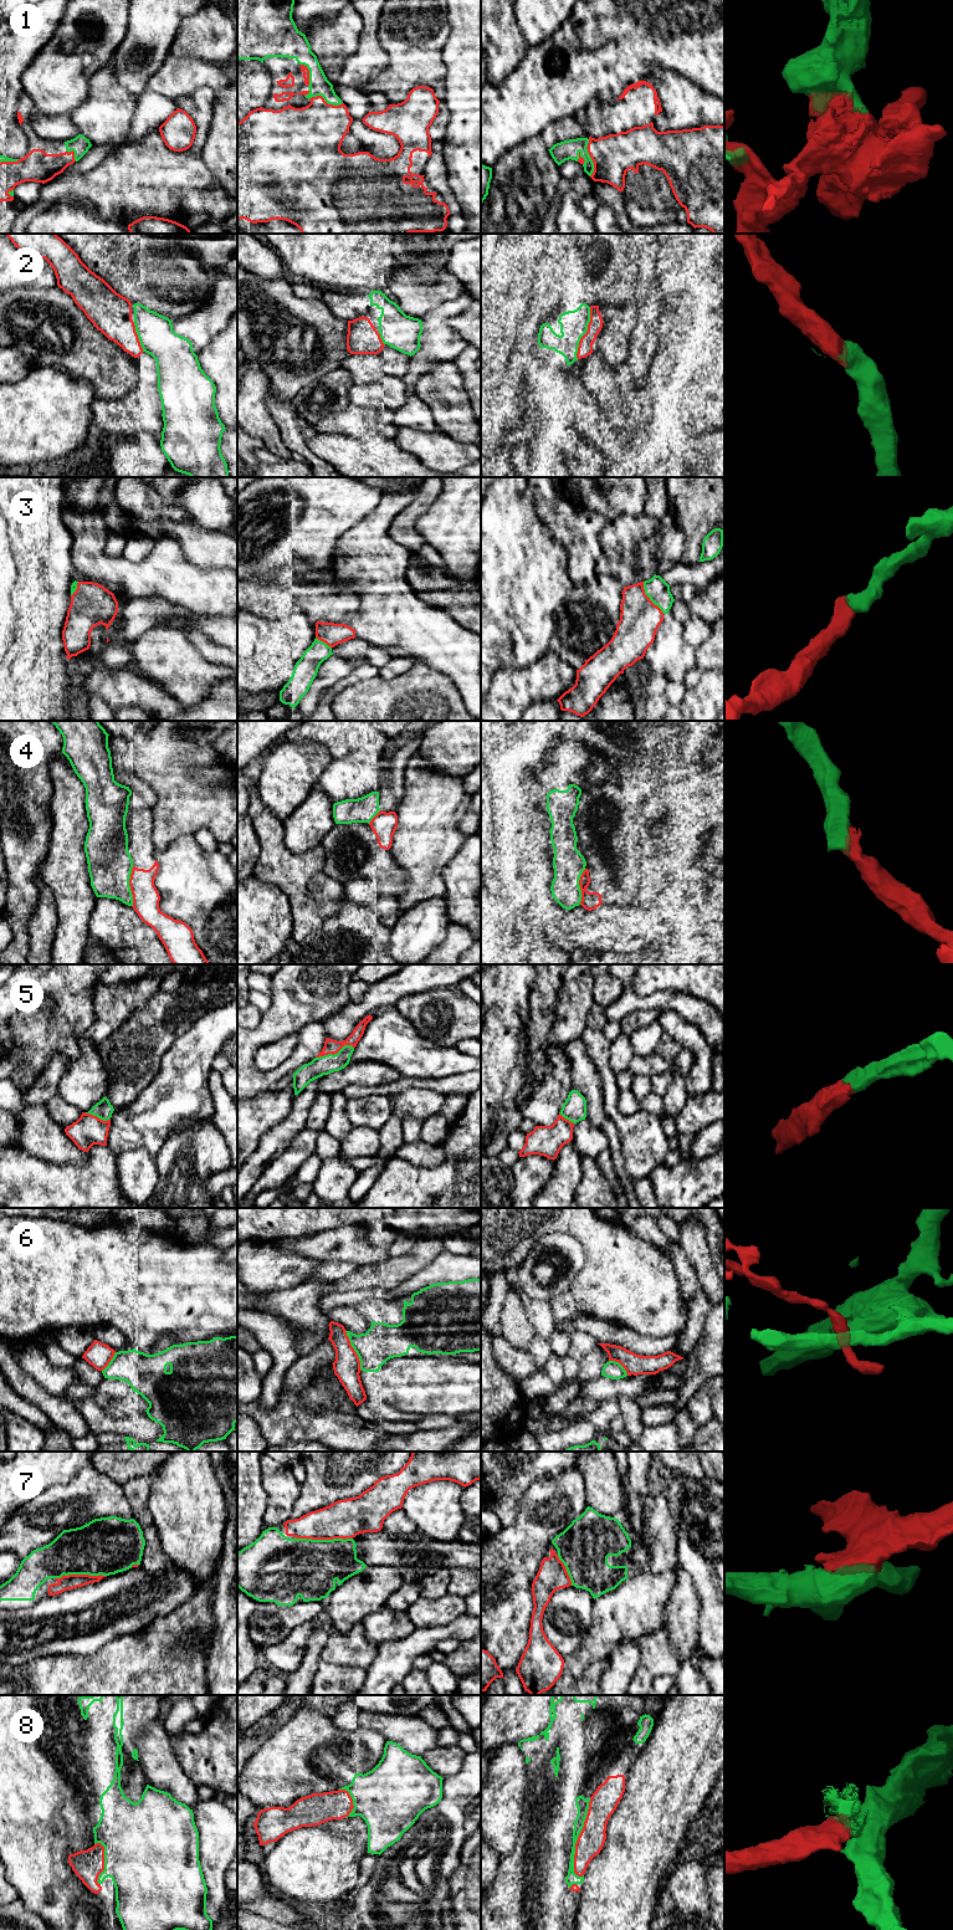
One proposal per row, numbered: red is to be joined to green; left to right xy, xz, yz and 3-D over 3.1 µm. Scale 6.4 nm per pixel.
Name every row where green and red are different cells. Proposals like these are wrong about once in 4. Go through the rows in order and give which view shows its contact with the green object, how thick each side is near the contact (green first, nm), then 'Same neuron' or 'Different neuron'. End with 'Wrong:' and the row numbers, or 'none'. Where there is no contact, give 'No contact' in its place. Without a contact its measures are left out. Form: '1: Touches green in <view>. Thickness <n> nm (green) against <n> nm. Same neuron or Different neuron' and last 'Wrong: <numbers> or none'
1: Touches green in yz. Thickness 130 nm (green) against 280 nm. Same neuron
2: Touches green in yz. Thickness 180 nm (green) against 100 nm. Same neuron
3: Touches green in yz. Thickness 150 nm (green) against 260 nm. Same neuron
4: Touches green in xy. Thickness 280 nm (green) against 180 nm. Same neuron
5: Touches green in xz. Thickness 130 nm (green) against 100 nm. Same neuron
6: Touches green in xz. Thickness 240 nm (green) against 180 nm. Different neuron
7: Touches green in xz. Thickness 380 nm (green) against 260 nm. Same neuron
8: Touches green in yz. Thickness 90 nm (green) against 170 nm. Same neuron
Wrong: 6

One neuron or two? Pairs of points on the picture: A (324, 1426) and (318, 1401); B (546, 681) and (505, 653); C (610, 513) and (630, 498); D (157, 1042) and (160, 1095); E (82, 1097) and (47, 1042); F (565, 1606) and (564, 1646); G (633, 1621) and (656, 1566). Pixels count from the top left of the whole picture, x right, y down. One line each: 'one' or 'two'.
A: two
B: two
C: one
D: two
E: two
F: one
G: two

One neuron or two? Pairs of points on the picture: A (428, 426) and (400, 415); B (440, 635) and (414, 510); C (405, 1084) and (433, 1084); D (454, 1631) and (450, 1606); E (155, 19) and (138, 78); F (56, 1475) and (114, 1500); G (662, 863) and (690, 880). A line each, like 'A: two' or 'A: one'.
A: one
B: two
C: one
D: two
E: one
F: two
G: two

